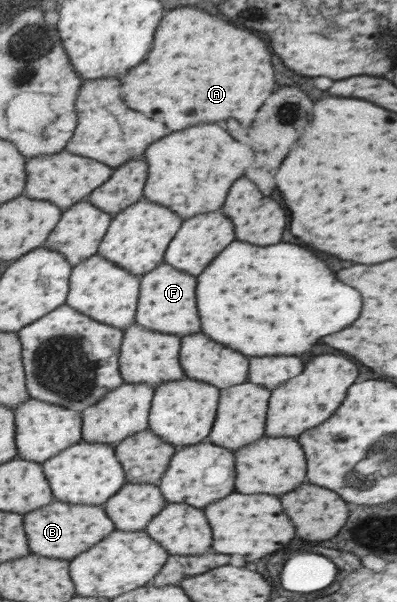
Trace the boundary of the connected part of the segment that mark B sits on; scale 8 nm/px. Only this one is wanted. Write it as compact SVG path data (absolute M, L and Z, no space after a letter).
M53 500L48 506L28 512L24 515L24 519L33 554L69 561L102 542L115 529L114 521L110 519L104 506L99 504L97 506L94 504L67 504L60 500Z

